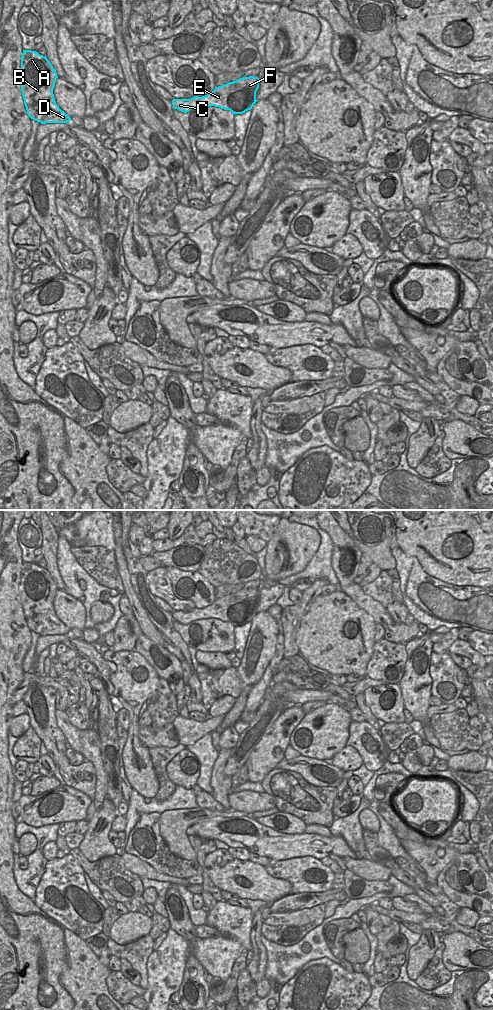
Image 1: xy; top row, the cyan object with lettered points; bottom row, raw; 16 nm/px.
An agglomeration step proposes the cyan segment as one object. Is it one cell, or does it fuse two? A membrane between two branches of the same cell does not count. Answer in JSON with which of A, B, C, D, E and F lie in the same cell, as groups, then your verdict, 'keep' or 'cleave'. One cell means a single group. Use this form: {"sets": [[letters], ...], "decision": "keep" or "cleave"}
{"sets": [["A", "B", "C", "D", "E", "F"]], "decision": "keep"}

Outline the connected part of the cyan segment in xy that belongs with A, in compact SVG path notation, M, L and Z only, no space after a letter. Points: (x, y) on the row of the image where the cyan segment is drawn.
M23 50L19 73L21 92L28 116L41 124L70 122L70 116L59 108L54 98L53 89L57 78L57 73L46 56L36 51Z

